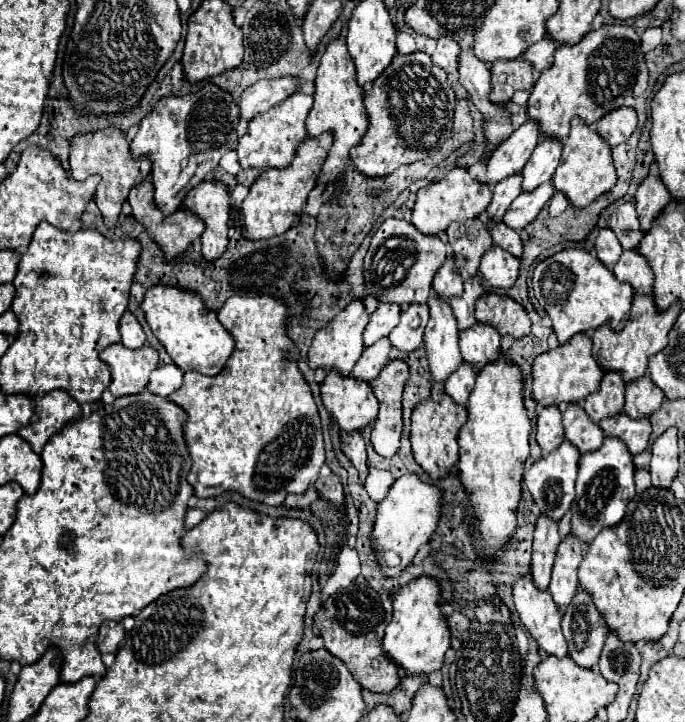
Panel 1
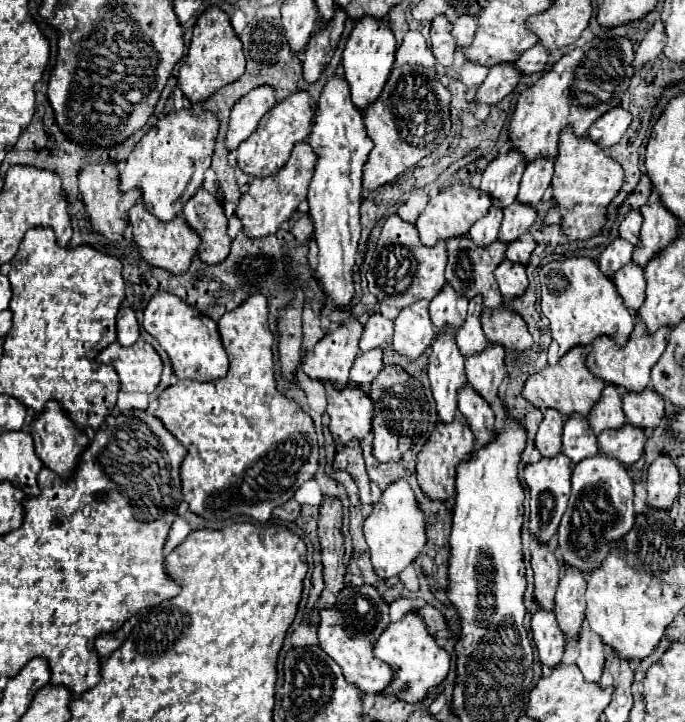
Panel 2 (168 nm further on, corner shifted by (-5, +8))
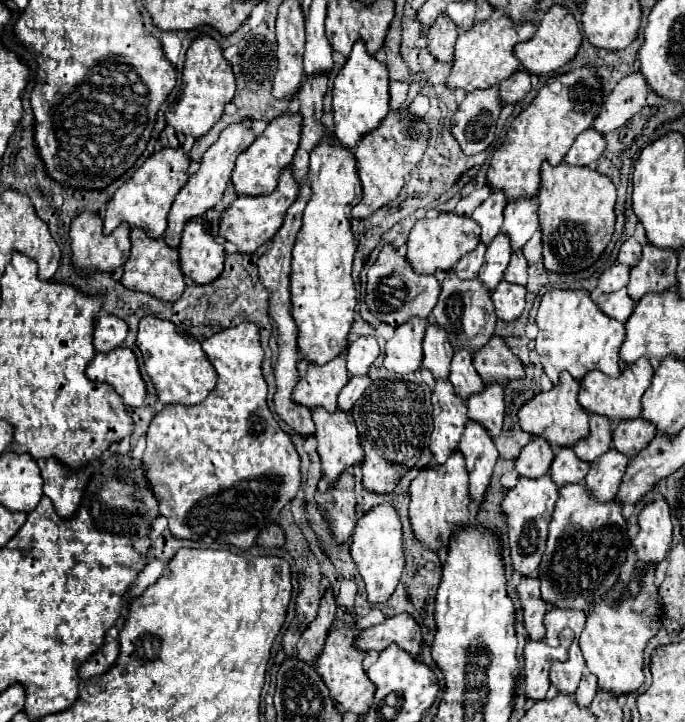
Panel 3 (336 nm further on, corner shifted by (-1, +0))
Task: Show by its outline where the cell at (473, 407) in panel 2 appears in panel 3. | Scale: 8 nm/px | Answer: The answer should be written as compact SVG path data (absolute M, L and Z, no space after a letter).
M470 420L464 430L464 438L460 442L460 452L464 454L466 470L468 470L468 478L470 478L468 480L470 498L472 498L472 502L482 504L486 490L490 486L494 464L498 460L498 450L494 446L492 438L488 438L488 434L484 434L484 428L476 426L476 422Z

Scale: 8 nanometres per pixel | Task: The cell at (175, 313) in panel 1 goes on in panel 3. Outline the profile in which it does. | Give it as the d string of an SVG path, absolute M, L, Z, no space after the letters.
M152 316L144 318L138 326L136 344L144 358L144 372L150 376L160 404L194 406L200 404L216 386L214 366L208 362L198 340L180 334L172 322Z

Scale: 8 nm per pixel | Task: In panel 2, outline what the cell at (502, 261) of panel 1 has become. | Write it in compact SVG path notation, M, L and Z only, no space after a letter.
M504 258L498 268L494 270L494 276L498 280L498 286L500 286L500 292L506 300L510 298L516 298L516 296L522 296L526 286L528 286L528 280L526 280L526 266L520 264L520 262L512 262L508 258Z

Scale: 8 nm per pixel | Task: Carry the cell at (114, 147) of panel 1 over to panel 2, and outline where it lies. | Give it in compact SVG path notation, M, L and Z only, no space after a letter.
M100 162L100 164L88 164L78 172L78 188L82 194L82 200L86 204L86 210L90 214L90 222L96 232L104 234L110 242L118 242L124 238L124 230L128 226L128 210L134 206L134 202L142 196L138 188L132 188L128 192L120 190L120 174L116 162Z

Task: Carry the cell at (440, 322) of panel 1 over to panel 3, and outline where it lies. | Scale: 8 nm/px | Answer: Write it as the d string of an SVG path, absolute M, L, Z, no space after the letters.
M450 380L436 382L432 394L434 406L434 432L430 438L430 452L434 454L434 462L442 466L452 452L458 450L464 426L468 422L466 404L456 396Z

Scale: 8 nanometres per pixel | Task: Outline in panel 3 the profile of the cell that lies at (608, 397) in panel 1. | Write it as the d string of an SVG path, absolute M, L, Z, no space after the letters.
M590 416L590 432L584 440L574 446L574 452L584 462L594 462L598 456L608 452L612 446L612 424L604 422L604 418Z

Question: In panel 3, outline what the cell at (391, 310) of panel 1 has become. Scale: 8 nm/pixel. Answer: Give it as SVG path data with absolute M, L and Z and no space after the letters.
M362 336L354 342L350 342L346 358L348 358L348 374L350 376L362 376L368 374L368 368L372 366L372 362L378 358L380 348L374 336Z

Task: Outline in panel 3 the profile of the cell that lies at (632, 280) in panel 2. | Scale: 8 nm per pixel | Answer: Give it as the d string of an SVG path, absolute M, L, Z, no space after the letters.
M618 290L616 294L602 294L602 296L598 296L596 304L606 316L610 316L610 318L622 322L622 324L630 318L630 314L636 306L636 302L632 302L628 298L626 290Z

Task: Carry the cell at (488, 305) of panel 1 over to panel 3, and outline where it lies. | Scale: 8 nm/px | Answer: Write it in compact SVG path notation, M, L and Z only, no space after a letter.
M492 338L484 350L478 350L472 356L472 364L484 384L498 382L504 386L512 380L524 378L524 366L502 338Z

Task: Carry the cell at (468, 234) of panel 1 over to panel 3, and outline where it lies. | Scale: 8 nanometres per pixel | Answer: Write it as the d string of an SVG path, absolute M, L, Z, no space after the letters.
M452 272L446 274L438 304L432 310L432 322L436 322L440 328L446 330L452 350L466 348L468 352L476 352L482 346L486 346L488 338L492 338L492 334L494 334L496 320L498 318L492 310L490 294L488 294L488 290L484 290L484 284L478 282L478 278L474 278L472 282L460 282L456 278L456 274L452 274Z

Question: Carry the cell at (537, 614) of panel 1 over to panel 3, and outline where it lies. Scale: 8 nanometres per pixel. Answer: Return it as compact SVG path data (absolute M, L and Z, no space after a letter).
M526 642L524 648L524 696L526 700L544 700L550 682L548 670L556 660L566 660L564 648L550 648L546 642Z

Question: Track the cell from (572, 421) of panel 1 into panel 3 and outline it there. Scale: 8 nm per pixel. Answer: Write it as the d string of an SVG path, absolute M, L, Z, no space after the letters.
M558 450L552 466L550 466L550 478L554 480L554 484L558 488L566 486L566 484L578 484L584 480L584 476L588 474L588 464L580 462L580 458L576 458L574 450Z

